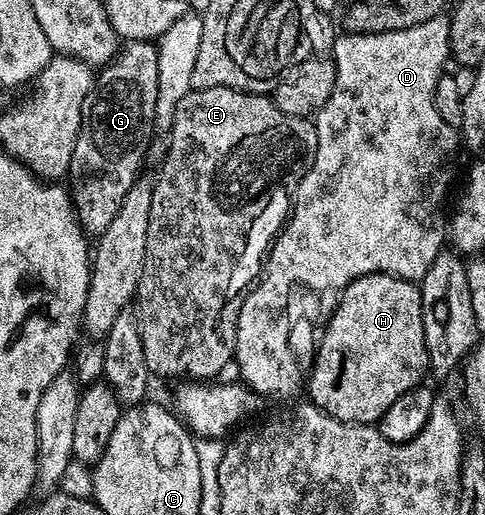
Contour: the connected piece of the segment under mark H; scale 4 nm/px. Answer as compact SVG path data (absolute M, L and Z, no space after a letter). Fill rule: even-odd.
M359 275L357 280L350 280L346 285L332 311L333 316L329 319L329 328L326 329L325 336L322 339L320 336L313 365L307 376L307 391L309 387L308 402L344 423L376 424L383 417L383 413L387 413L387 409L391 409L391 405L395 405L395 401L399 401L399 397L403 397L403 393L407 393L411 388L418 386L424 380L421 378L427 375L430 370L427 345L424 344L423 305L421 304L420 286L414 280L401 279L397 275Z

